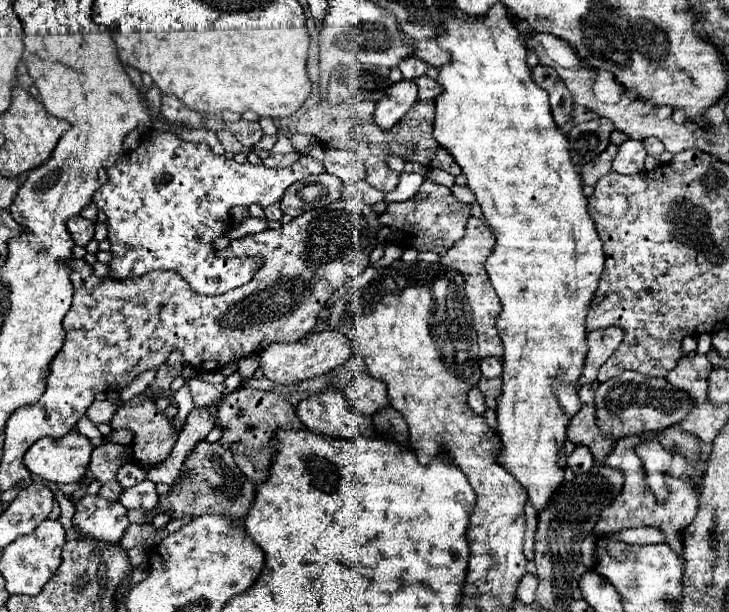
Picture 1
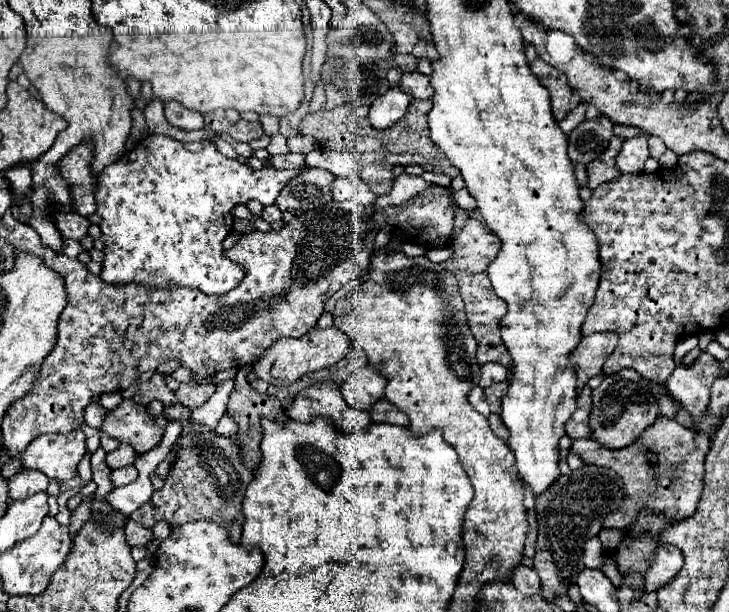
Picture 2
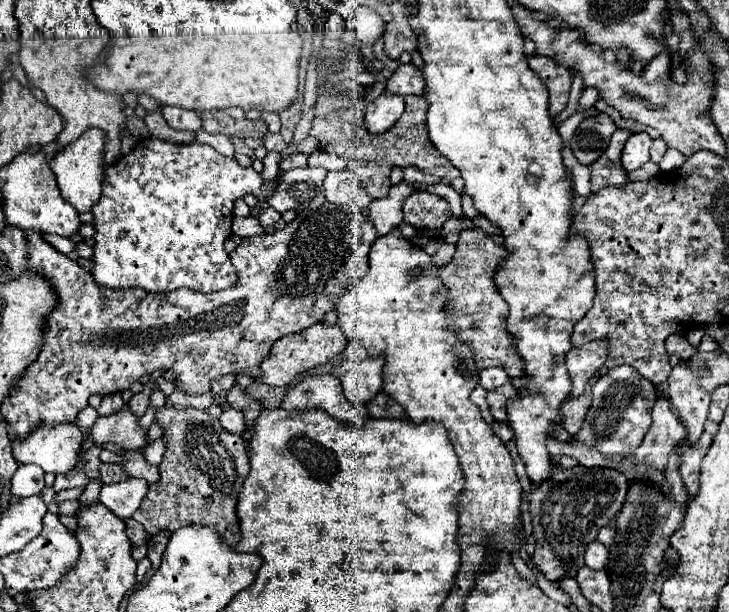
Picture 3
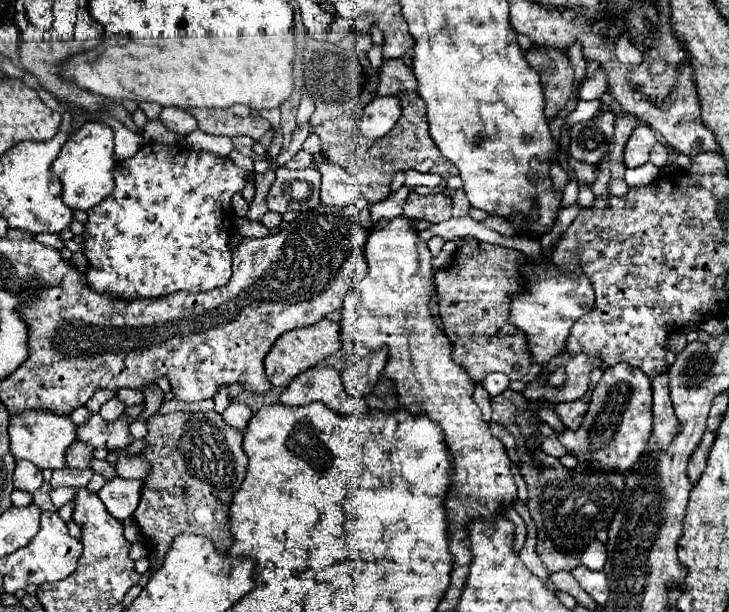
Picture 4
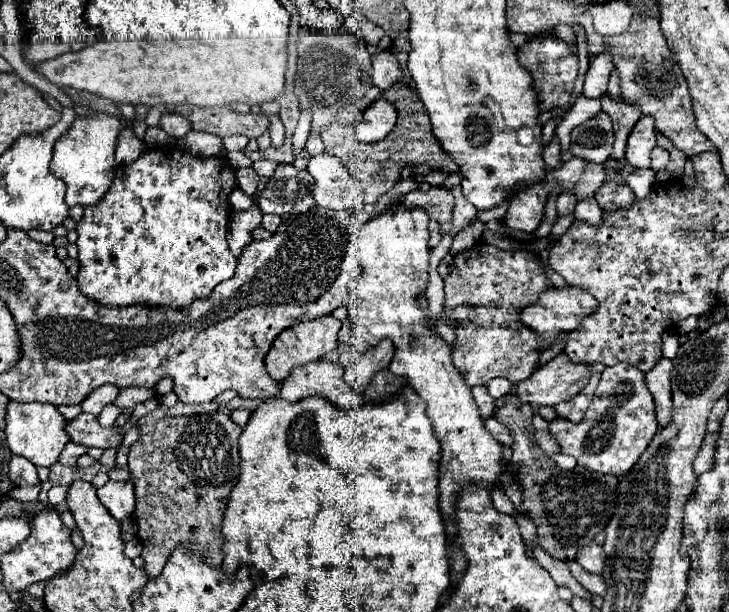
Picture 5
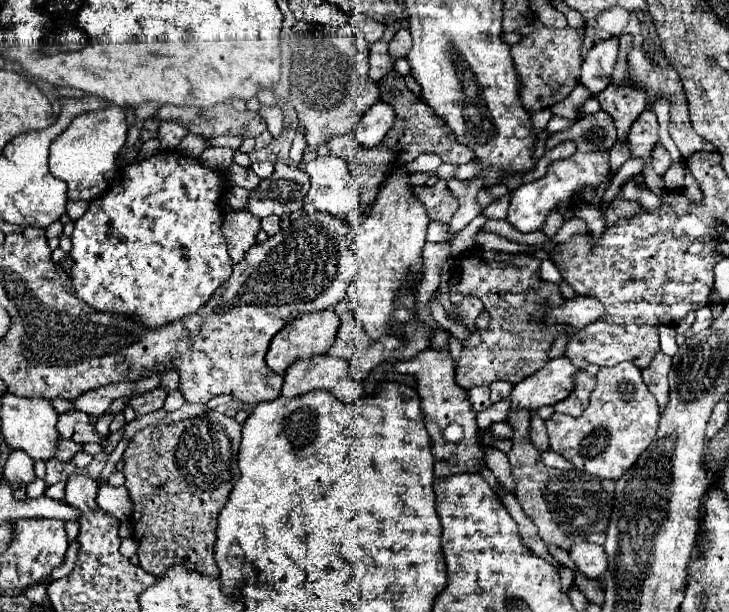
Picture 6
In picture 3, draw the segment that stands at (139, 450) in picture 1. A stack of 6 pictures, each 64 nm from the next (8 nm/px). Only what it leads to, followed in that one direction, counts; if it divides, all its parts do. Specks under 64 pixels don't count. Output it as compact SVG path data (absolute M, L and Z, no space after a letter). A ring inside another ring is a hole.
M124 404L110 416L98 418L88 436L92 436L100 446L106 442L114 442L124 450L140 450L148 444L148 432L140 426L138 416L130 412L128 404Z

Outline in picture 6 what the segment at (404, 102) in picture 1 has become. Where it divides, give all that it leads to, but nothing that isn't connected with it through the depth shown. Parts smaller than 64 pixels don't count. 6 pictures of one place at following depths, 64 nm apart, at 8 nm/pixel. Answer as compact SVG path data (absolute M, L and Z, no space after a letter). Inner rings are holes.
M376 102L372 108L364 112L360 122L356 124L354 128L356 140L366 148L378 146L384 140L386 132L392 128L394 116L396 114L392 112L392 106L388 106L386 102Z

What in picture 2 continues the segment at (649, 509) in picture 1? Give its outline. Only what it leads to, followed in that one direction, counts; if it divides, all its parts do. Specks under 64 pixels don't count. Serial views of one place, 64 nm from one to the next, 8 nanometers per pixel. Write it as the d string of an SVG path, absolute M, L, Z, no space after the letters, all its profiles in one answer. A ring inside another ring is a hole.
M658 418L656 424L646 428L642 436L628 448L606 450L598 446L594 440L576 440L570 452L578 454L584 460L584 464L604 466L604 468L614 470L624 480L626 494L624 494L622 506L604 518L602 528L630 528L636 522L636 516L640 514L642 508L650 508L656 514L668 516L668 522L686 520L688 516L696 512L698 500L702 494L702 474L704 474L702 464L704 464L708 448L710 448L710 438L706 434L698 436L698 432L684 428L676 420ZM648 450L656 450L658 454L656 470L646 458Z

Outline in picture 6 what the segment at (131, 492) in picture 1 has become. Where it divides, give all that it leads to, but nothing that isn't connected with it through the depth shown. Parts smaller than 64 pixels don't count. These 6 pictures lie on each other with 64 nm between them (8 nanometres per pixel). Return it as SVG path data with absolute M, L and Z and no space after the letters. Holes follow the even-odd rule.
M102 484L96 502L104 512L108 512L110 516L114 516L118 520L124 520L132 514L132 500L130 500L126 486L114 488L110 484Z

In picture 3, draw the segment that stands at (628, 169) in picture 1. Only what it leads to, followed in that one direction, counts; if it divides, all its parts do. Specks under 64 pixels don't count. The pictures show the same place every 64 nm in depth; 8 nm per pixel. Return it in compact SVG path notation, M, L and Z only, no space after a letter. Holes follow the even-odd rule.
M640 132L640 134L632 134L622 150L622 168L626 172L632 172L632 170L638 170L644 162L650 160L650 144L652 144L652 138L646 134L646 132Z

